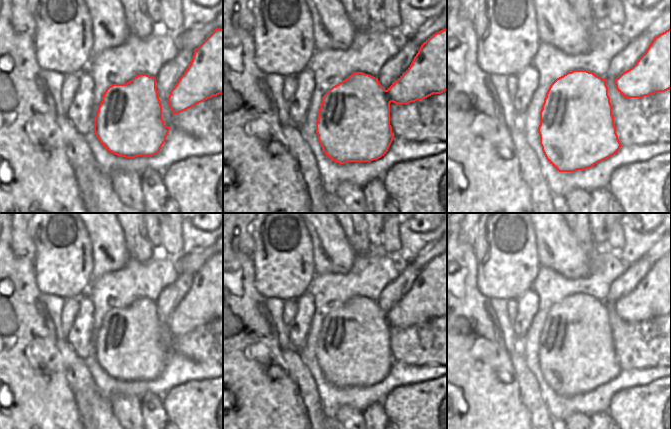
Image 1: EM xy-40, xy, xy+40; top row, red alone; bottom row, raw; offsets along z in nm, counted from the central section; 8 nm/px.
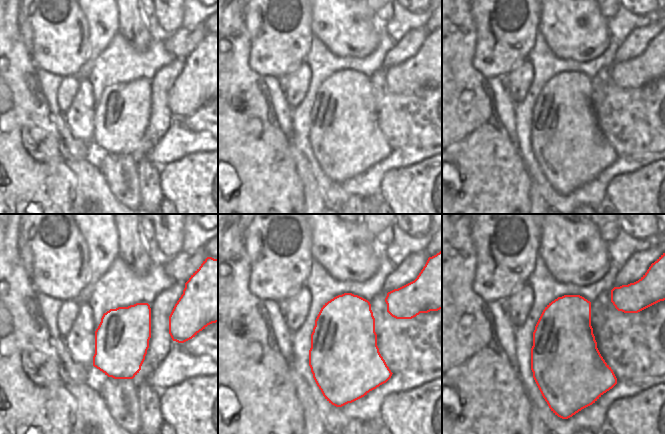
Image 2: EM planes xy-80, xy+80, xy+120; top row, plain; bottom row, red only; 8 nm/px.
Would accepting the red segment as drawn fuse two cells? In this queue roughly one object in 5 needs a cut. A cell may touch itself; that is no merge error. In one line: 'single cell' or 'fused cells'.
single cell

